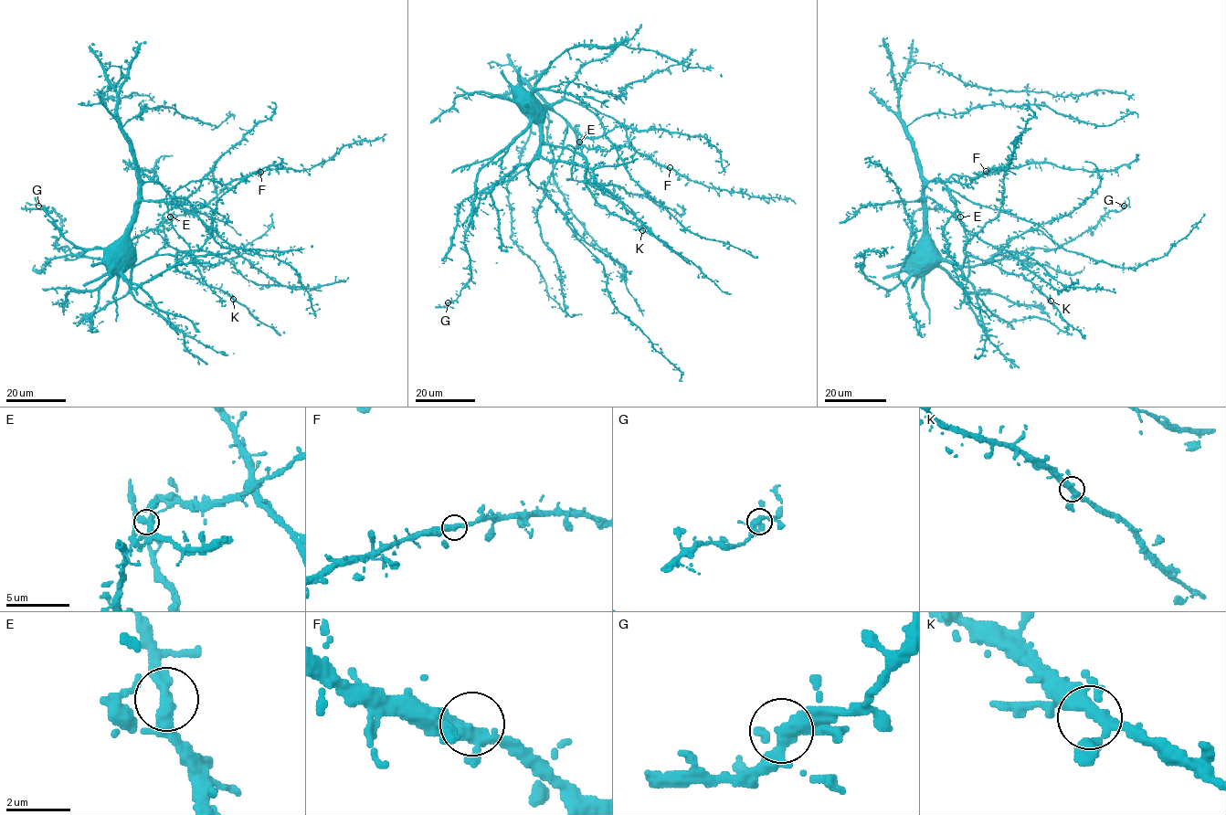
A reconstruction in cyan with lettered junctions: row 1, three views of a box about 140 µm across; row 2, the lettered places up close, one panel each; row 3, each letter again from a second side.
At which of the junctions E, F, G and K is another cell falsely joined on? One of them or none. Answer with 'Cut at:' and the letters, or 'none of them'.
Cut at: none of them

